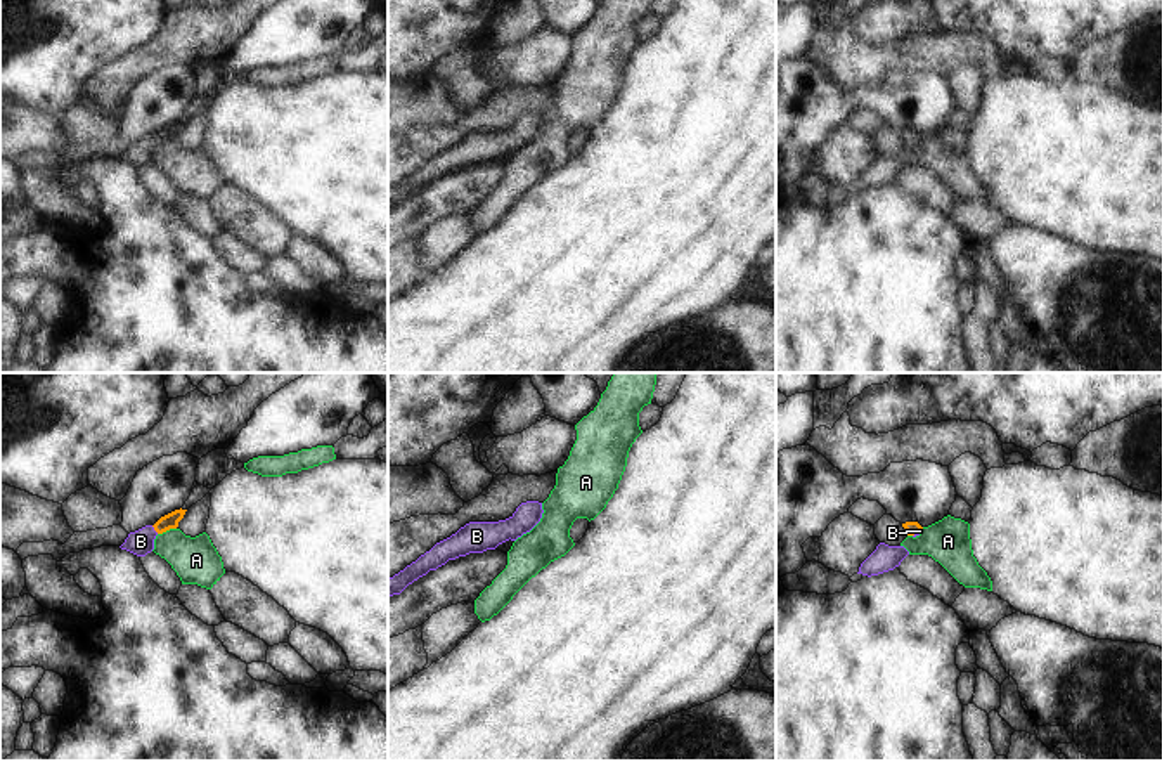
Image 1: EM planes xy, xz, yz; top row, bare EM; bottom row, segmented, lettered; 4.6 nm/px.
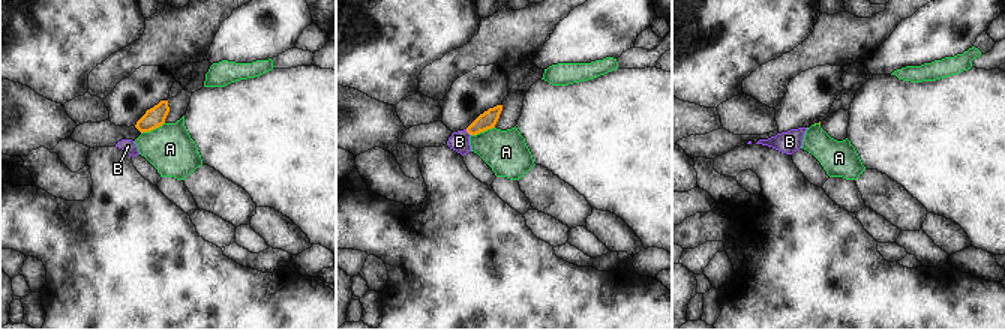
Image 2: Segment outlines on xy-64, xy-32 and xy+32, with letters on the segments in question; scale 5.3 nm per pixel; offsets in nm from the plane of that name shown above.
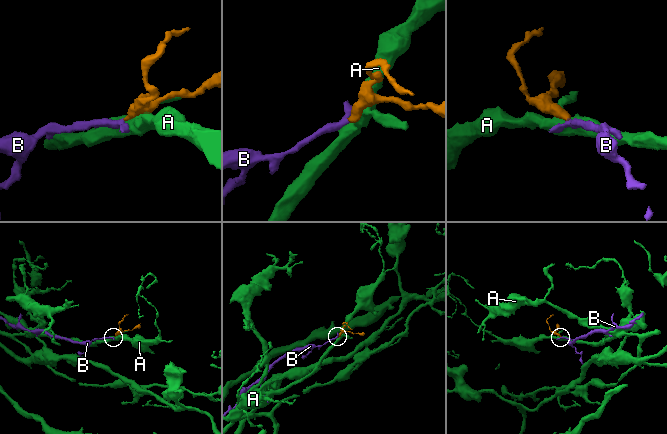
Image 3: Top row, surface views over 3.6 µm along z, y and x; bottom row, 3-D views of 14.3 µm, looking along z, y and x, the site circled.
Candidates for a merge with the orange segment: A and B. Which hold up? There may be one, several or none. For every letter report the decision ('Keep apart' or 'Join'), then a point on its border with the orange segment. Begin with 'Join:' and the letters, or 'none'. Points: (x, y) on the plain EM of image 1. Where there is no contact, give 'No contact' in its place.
Join: B
A: Keep apart. Touches orange at xy (167, 141)
B: Join. Touches orange at xy (154, 141)

